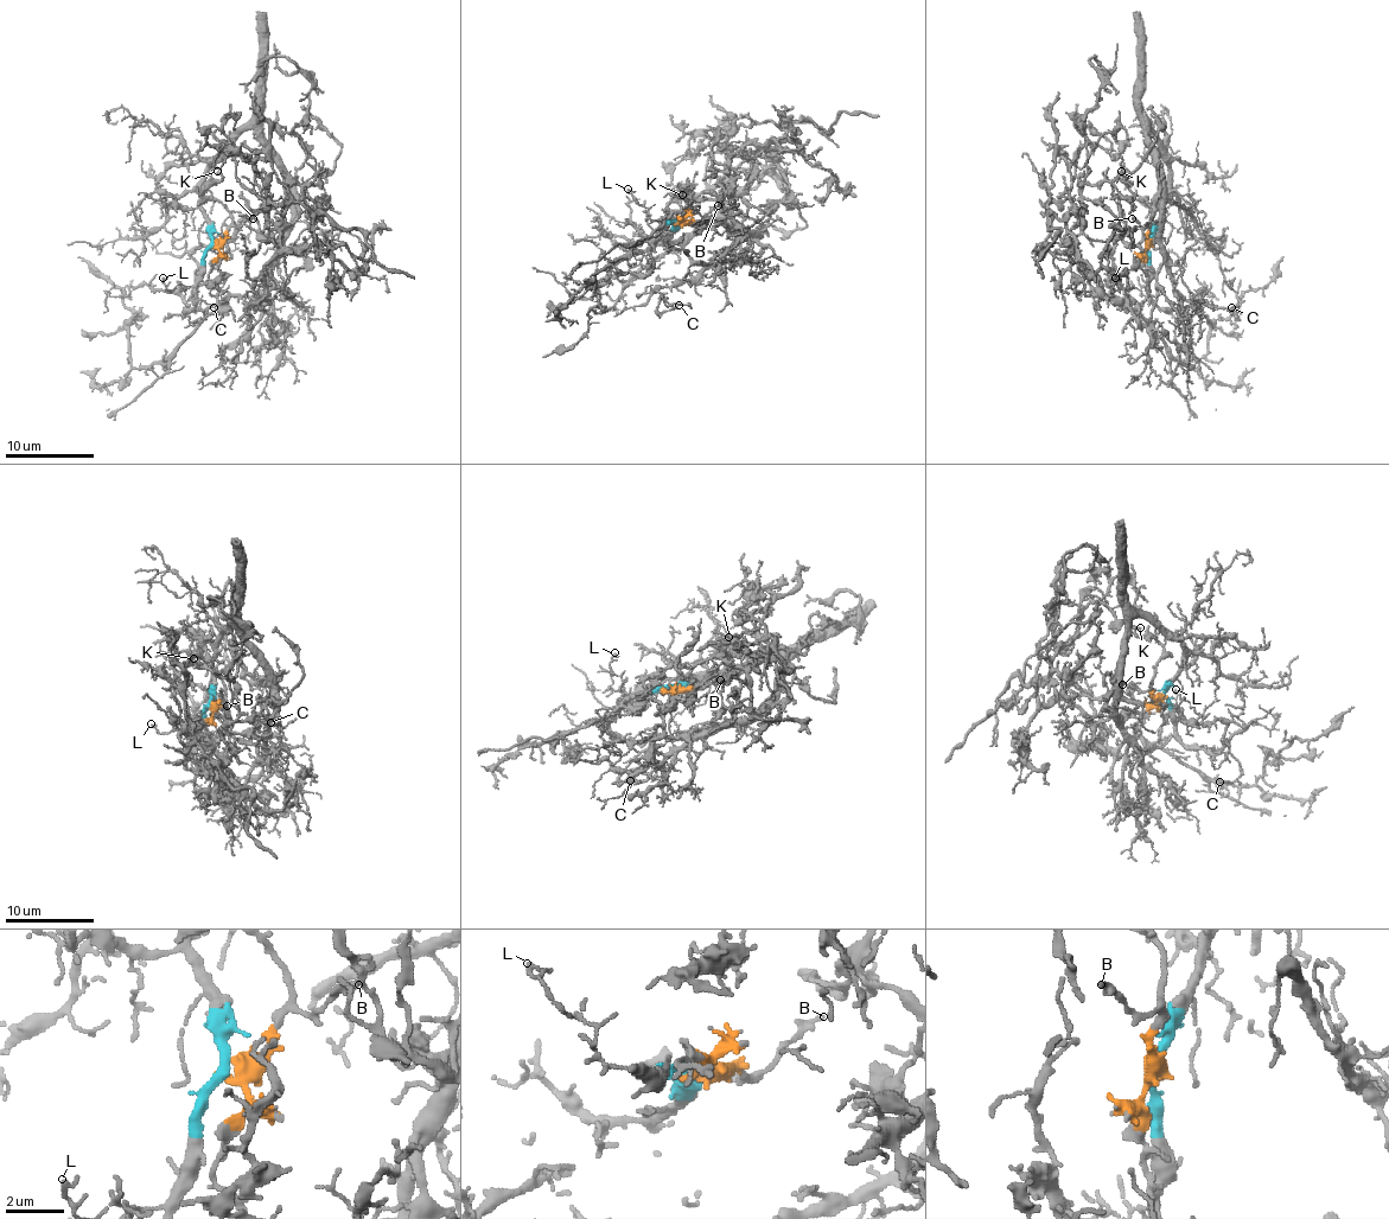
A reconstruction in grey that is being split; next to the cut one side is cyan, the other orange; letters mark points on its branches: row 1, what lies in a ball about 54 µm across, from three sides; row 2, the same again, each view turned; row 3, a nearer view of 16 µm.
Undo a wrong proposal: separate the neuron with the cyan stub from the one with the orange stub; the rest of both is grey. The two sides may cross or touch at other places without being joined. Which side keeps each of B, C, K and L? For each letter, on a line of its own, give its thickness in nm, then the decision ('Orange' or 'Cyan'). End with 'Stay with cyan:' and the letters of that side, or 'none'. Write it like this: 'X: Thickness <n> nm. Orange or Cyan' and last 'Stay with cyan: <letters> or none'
B: Thickness 140 nm. Orange
C: Thickness 160 nm. Cyan
K: Thickness 160 nm. Orange
L: Thickness 150 nm. Cyan
Stay with cyan: C, L

